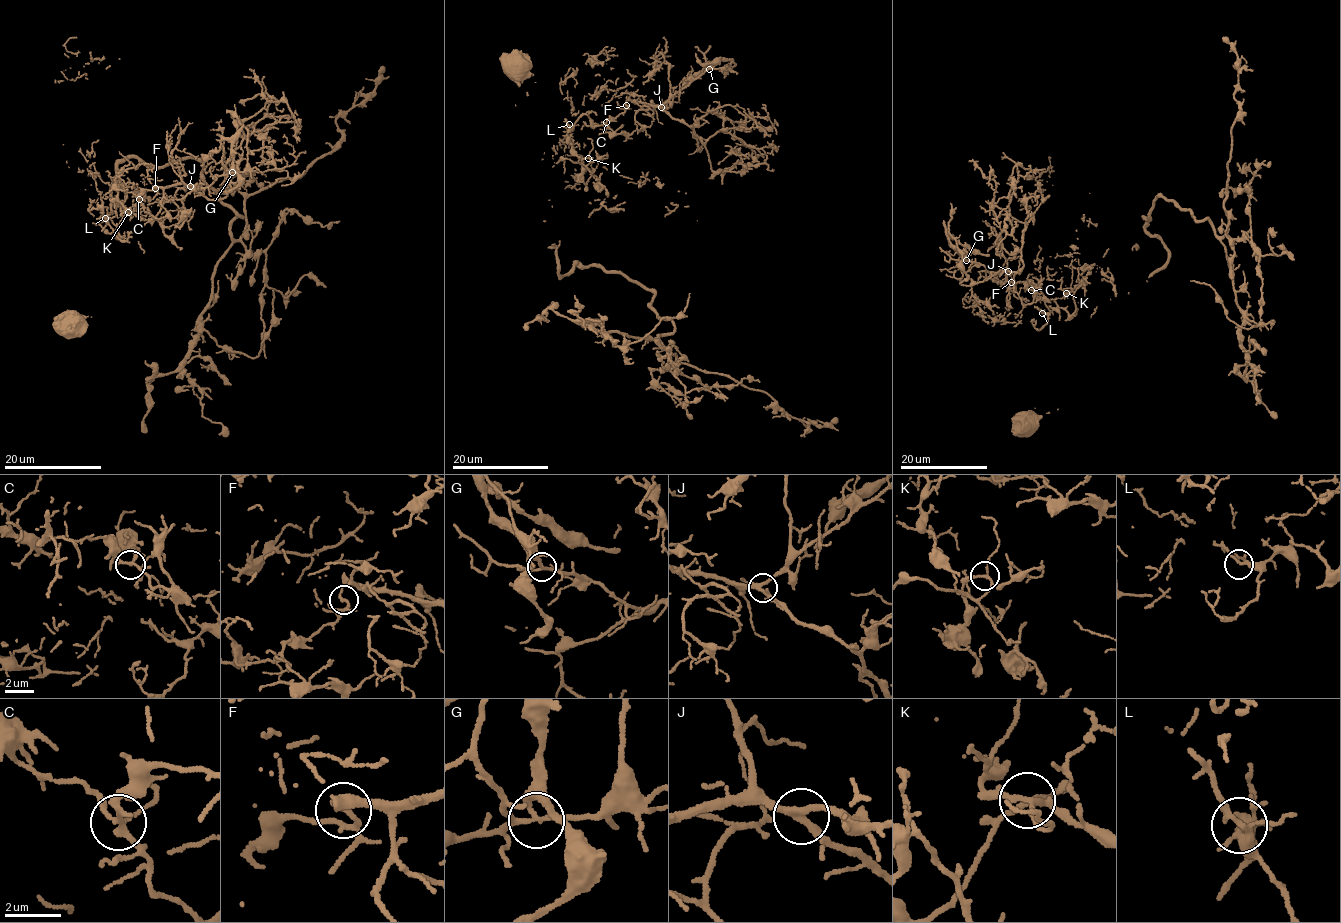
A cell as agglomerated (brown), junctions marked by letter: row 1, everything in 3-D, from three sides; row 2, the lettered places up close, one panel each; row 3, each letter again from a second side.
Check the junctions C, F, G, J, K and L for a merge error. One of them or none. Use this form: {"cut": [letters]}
{"cut": ["G"]}

